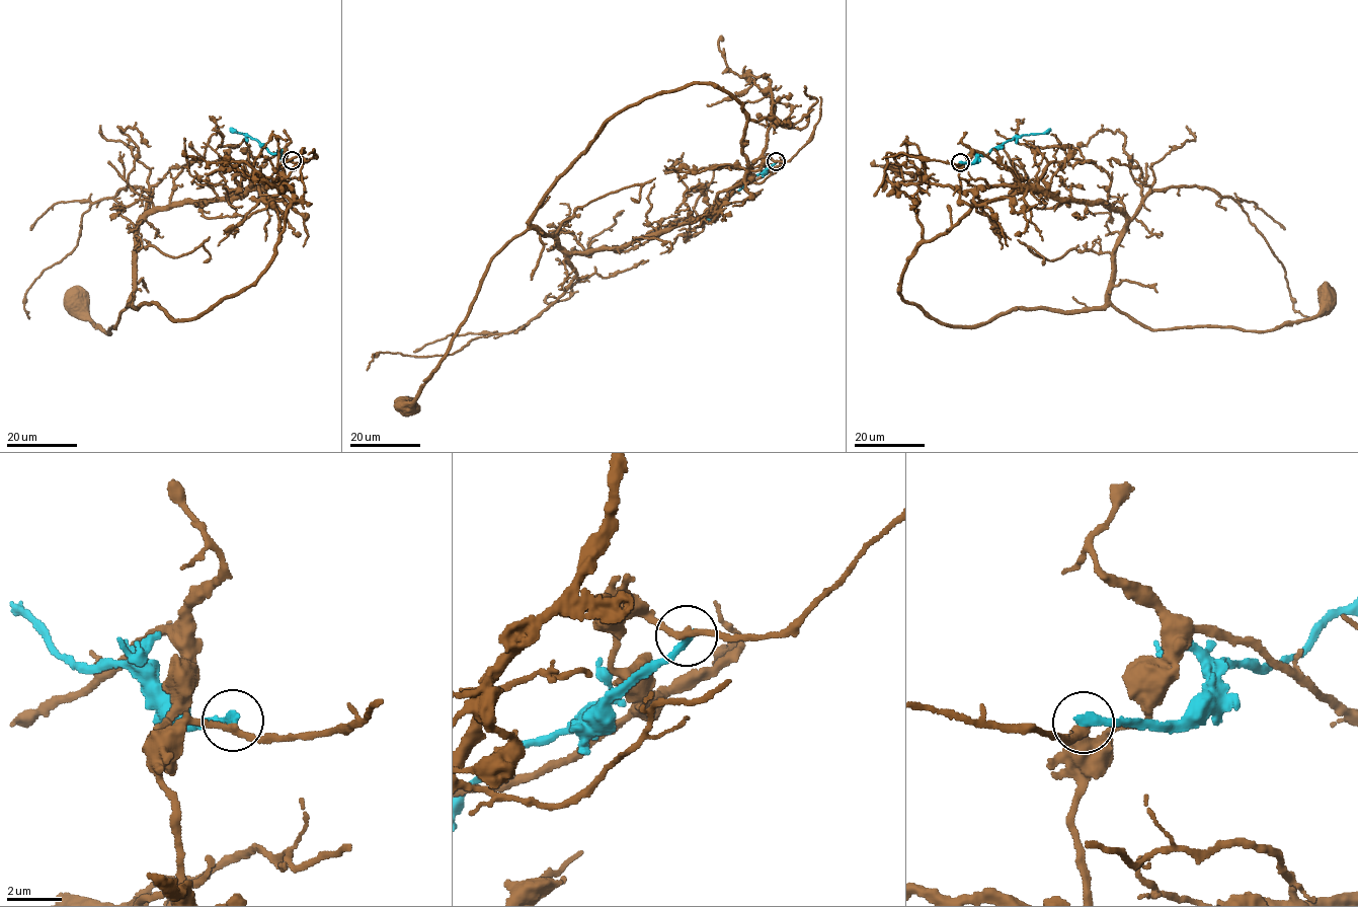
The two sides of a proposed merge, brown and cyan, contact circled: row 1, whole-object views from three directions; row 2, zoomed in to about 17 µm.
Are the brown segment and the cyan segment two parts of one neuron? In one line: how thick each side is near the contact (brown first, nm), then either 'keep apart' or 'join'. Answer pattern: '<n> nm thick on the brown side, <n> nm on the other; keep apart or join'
240 nm thick on the brown side, 320 nm on the other; keep apart

